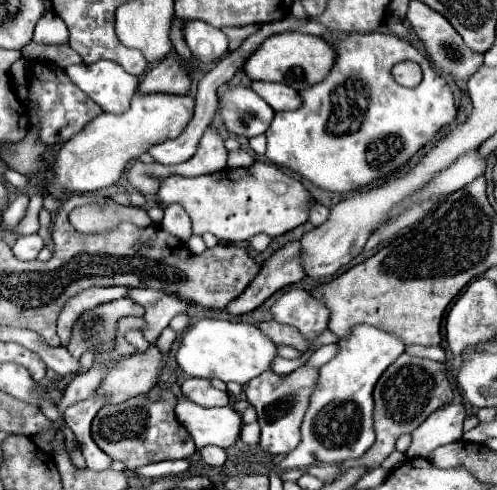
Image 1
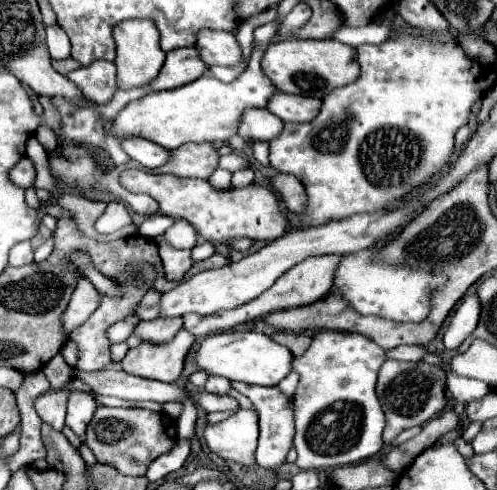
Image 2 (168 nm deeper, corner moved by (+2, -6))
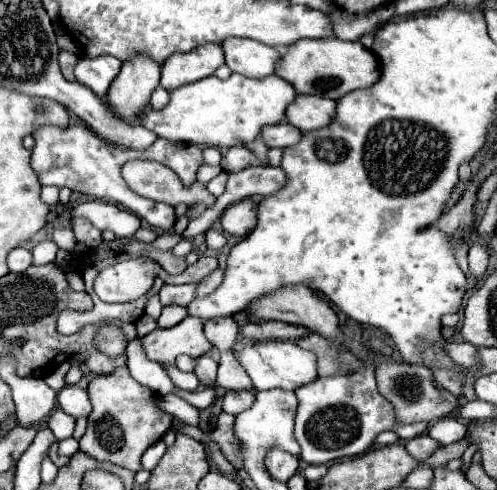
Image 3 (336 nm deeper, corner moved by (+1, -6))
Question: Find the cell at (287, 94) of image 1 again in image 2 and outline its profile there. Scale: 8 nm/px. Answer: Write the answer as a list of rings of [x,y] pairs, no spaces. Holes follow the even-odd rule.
[[[275,92],[273,98],[269,98],[267,110],[279,116],[283,122],[309,122],[319,114],[319,106],[321,100],[317,98]]]

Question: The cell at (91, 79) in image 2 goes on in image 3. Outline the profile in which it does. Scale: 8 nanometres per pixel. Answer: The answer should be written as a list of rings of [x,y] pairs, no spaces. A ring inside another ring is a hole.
[[[98,56],[98,58],[80,58],[74,74],[76,80],[84,86],[88,86],[96,96],[104,98],[108,92],[108,86],[118,76],[122,66],[122,60],[114,56]]]

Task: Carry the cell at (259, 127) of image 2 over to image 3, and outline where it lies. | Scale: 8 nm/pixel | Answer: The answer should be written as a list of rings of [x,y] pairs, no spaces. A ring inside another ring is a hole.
[[[276,124],[276,126],[268,126],[262,132],[262,140],[266,142],[266,146],[270,148],[286,148],[286,146],[294,146],[298,144],[298,140],[302,138],[302,132],[298,128],[294,128],[292,124]]]

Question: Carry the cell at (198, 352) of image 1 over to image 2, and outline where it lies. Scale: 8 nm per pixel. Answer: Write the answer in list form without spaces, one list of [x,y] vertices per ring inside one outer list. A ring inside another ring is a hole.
[[[241,330],[205,336],[195,352],[195,366],[211,376],[223,376],[231,382],[277,386],[291,372],[291,358],[293,354],[285,346],[273,342],[267,334]]]

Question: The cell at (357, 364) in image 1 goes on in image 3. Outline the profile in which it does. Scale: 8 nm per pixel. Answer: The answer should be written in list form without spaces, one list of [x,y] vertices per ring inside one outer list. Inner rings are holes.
[[[364,362],[364,368],[354,374],[336,374],[330,378],[318,378],[312,384],[306,384],[296,390],[298,396],[298,414],[294,436],[302,448],[302,460],[308,464],[326,464],[332,460],[364,454],[372,448],[374,438],[384,430],[394,430],[400,438],[420,436],[428,424],[398,424],[394,406],[378,392],[374,366]]]

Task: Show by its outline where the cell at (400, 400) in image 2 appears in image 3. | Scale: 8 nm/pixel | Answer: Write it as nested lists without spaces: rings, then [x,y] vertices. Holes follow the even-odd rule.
[[[384,362],[384,364],[380,364],[380,368],[376,372],[376,382],[378,382],[380,394],[394,404],[396,418],[404,424],[412,424],[412,422],[432,424],[436,420],[452,416],[452,412],[456,412],[460,406],[460,398],[454,396],[452,392],[446,392],[444,388],[438,388],[432,370],[426,366],[386,364]]]

